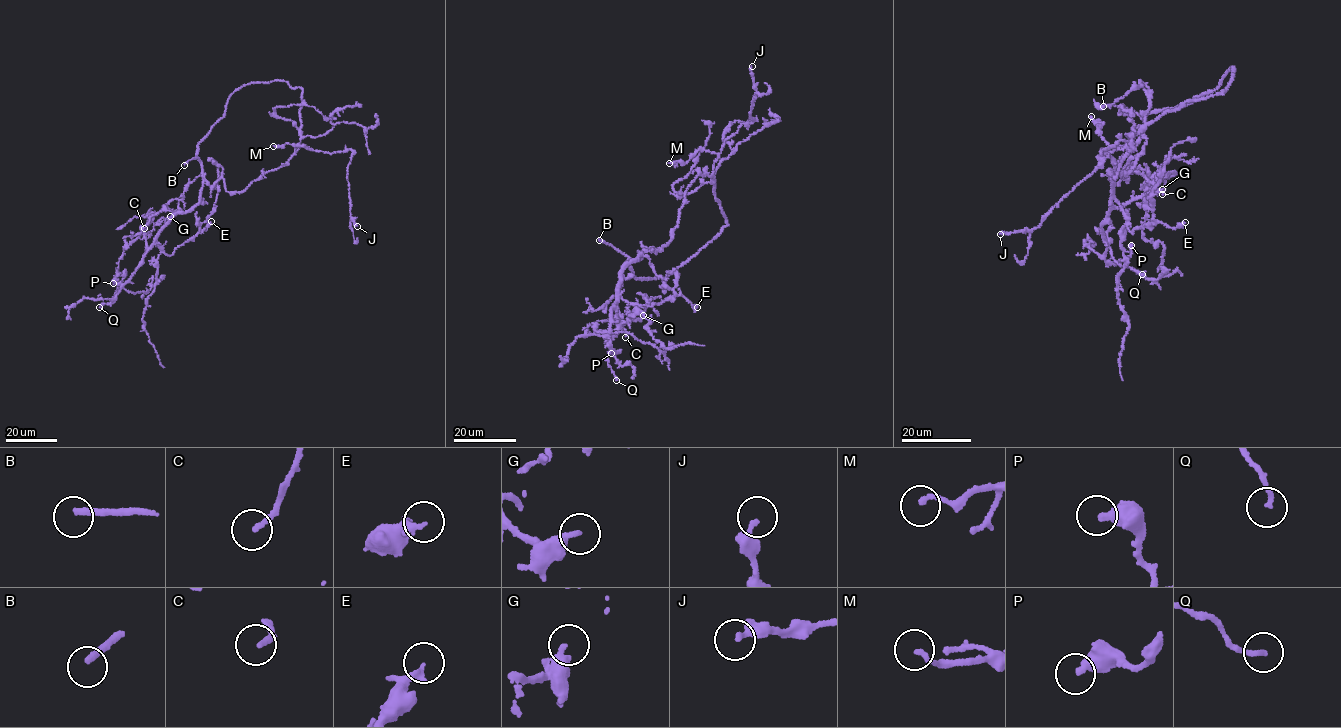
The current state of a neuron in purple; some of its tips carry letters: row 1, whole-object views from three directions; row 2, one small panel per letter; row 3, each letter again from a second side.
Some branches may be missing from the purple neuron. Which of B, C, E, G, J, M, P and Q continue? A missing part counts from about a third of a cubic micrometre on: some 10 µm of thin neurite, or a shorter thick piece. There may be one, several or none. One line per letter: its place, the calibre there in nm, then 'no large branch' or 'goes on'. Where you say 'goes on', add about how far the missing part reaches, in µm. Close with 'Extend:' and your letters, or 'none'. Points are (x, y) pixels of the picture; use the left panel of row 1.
B: place (184, 165); calibre 240 nm; goes on; missing 100 µm
C: place (144, 228); calibre 180 nm; no large branch
E: place (211, 221); calibre 260 nm; no large branch
G: place (170, 216); calibre 320 nm; no large branch
J: place (357, 226); calibre 240 nm; no large branch
M: place (273, 146); calibre 160 nm; no large branch
P: place (113, 283); calibre 400 nm; no large branch
Q: place (99, 307); calibre 160 nm; no large branch
Extend: B

